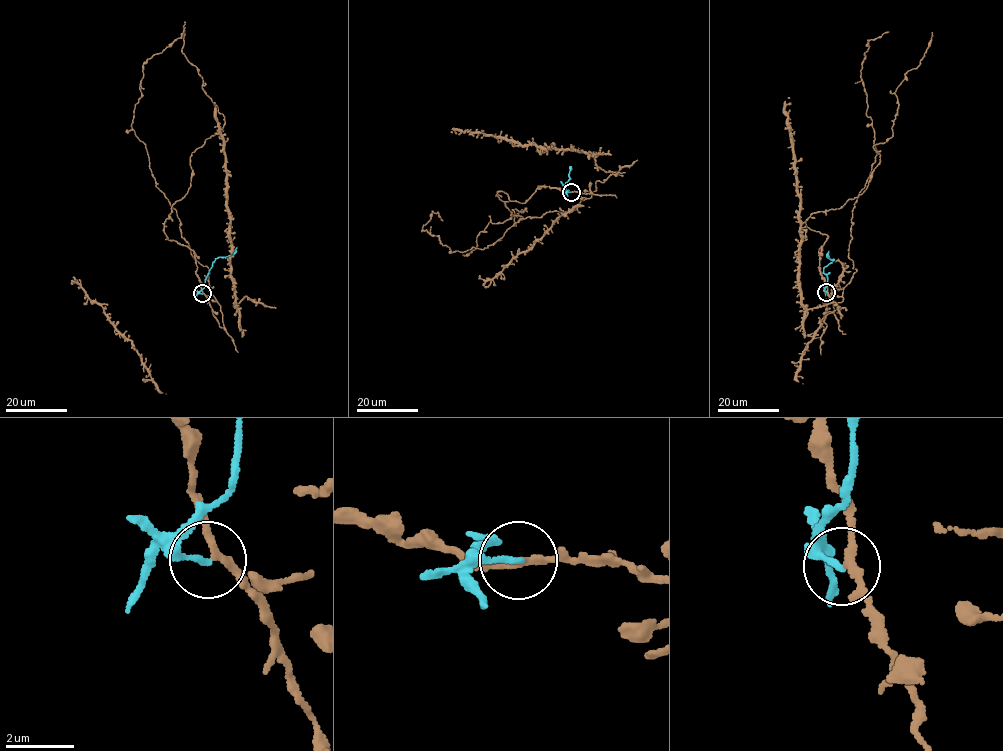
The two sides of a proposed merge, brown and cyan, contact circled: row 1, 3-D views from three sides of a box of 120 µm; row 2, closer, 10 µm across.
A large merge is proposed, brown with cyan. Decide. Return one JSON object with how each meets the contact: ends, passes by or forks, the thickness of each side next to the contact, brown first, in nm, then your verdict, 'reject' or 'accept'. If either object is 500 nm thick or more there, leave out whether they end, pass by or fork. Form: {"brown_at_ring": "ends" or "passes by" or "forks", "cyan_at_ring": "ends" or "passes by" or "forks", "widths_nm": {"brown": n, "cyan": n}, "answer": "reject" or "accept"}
{"brown_at_ring": "passes by", "cyan_at_ring": "ends", "widths_nm": {"brown": 200, "cyan": 160}, "answer": "reject"}

